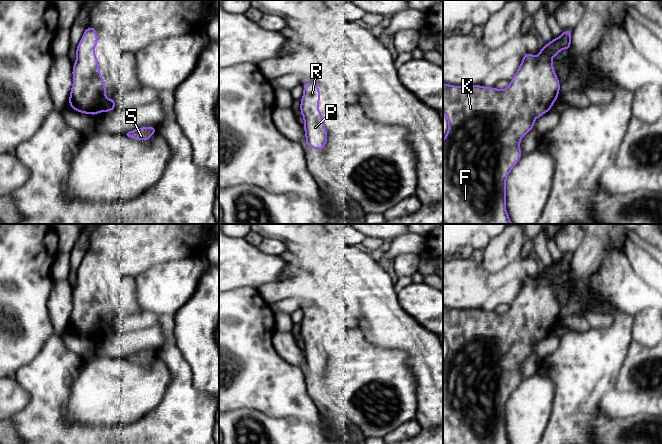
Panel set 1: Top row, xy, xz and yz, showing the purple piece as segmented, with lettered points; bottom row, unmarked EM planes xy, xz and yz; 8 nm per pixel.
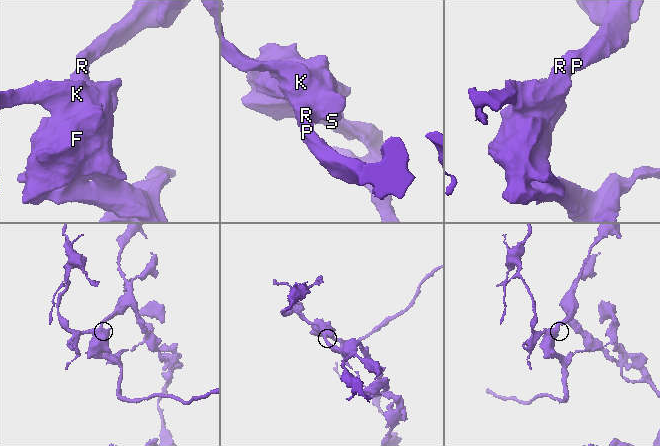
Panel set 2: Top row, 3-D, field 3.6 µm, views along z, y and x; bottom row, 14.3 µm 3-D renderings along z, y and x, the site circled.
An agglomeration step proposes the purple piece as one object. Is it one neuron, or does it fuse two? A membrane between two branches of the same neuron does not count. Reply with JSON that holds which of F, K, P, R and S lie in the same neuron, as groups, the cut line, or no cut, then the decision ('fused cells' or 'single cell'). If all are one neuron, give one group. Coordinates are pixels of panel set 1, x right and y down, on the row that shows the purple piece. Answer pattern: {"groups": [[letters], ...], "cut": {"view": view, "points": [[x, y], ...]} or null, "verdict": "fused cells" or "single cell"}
{"groups": [["F", "K", "P", "R", "S"]], "cut": null, "verdict": "single cell"}

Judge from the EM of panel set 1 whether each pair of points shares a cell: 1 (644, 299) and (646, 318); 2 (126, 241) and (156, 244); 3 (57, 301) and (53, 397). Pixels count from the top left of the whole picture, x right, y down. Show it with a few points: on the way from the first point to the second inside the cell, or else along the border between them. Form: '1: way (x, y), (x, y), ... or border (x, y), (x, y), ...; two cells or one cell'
1: border (648, 307), (640, 310), (633, 316); two cells
2: way (133, 241), (149, 241); one cell
3: border (54, 333), (61, 335); two cells

